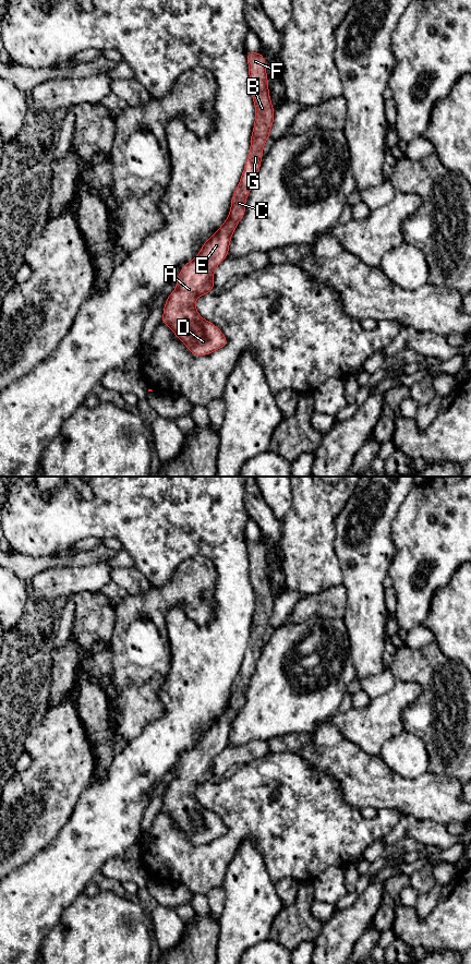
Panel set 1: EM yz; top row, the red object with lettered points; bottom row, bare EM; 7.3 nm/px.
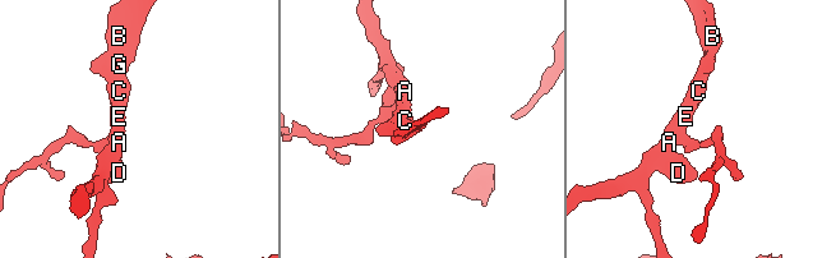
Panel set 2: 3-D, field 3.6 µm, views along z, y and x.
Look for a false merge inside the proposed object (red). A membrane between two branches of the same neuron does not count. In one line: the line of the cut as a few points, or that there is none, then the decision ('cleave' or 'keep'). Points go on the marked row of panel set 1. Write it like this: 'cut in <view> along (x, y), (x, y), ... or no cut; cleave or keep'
no cut; keep

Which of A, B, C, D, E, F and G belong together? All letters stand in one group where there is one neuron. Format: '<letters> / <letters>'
A B C D E F G

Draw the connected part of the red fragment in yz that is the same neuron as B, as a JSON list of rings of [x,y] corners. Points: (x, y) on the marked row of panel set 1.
[[[246,51],[250,75],[250,89],[255,105],[255,122],[251,135],[251,148],[245,167],[242,172],[238,188],[233,192],[231,198],[231,208],[227,220],[220,228],[203,244],[197,256],[191,262],[184,264],[176,279],[177,289],[168,294],[166,304],[164,305],[164,316],[161,324],[172,329],[177,338],[182,341],[194,356],[207,356],[214,351],[221,349],[228,342],[222,332],[213,323],[205,321],[196,311],[196,299],[203,294],[210,293],[214,289],[214,272],[216,267],[228,256],[229,244],[233,231],[238,222],[245,214],[245,201],[255,182],[261,168],[263,158],[263,147],[269,138],[269,131],[273,126],[275,111],[271,105],[268,79],[266,74],[265,58],[261,52]]]

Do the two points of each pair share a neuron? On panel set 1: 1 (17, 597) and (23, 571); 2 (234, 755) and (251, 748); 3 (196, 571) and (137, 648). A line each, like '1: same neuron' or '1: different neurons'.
1: different neurons
2: same neuron
3: same neuron

